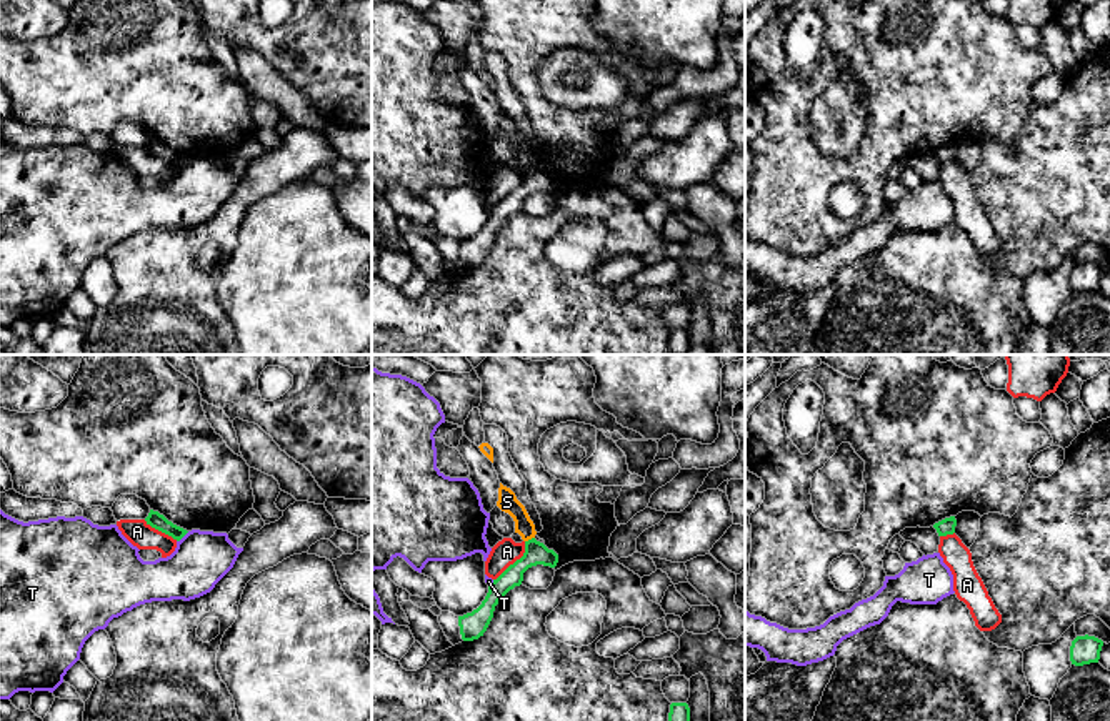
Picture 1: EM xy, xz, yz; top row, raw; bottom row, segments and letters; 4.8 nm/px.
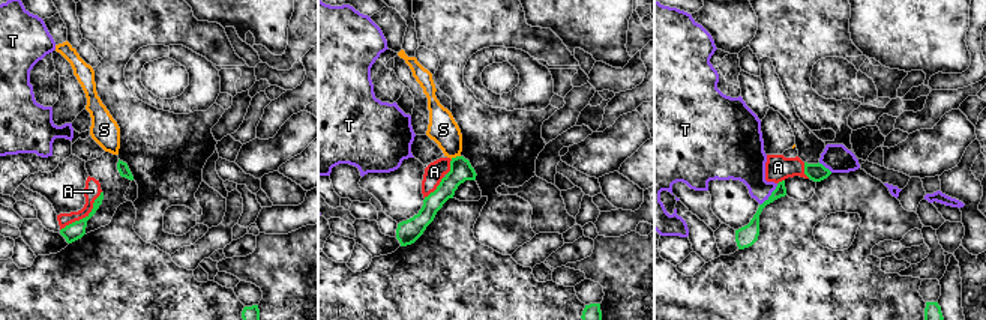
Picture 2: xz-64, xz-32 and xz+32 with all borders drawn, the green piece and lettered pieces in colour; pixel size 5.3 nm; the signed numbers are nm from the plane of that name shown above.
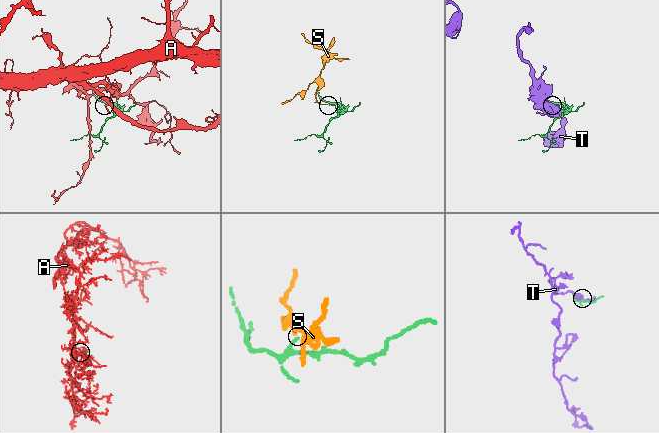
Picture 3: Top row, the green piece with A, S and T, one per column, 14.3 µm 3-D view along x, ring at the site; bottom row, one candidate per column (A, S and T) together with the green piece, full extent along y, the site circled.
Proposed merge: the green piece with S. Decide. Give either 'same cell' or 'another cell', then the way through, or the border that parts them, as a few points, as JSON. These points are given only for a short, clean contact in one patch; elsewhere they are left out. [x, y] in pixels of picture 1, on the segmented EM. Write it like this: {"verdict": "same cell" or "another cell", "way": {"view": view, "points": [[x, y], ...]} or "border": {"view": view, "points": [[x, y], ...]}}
{"verdict": "another cell", "border": {"view": "xz", "points": [[534, 537], [525, 541]]}}

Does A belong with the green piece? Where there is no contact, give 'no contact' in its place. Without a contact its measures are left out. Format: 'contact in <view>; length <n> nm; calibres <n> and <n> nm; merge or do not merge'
contact in xz; length 240 nm; calibres 110 and 120 nm; do not merge

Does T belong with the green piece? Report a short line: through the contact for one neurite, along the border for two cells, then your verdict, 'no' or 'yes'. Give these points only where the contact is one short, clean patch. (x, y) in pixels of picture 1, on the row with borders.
no

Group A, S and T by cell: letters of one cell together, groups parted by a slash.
A / S / T

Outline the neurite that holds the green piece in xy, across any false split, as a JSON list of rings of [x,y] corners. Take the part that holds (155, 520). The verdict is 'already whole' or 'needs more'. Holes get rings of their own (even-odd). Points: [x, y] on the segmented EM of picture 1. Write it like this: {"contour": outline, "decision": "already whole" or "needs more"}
{"contour": [[[150,510],[148,516],[145,518],[147,525],[152,528],[172,536],[173,540],[180,541],[188,531],[168,521],[158,511]]], "decision": "already whole"}

